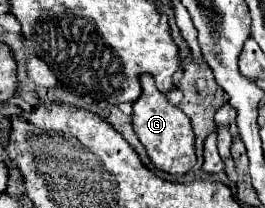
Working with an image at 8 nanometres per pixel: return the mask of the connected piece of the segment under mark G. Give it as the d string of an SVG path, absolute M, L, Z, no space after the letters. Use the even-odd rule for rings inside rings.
M144 74L140 78L142 84L142 96L134 102L134 132L140 138L140 142L144 144L150 160L156 164L158 170L164 170L168 174L186 174L194 162L194 130L190 124L190 118L178 108L172 106L166 96L156 88L154 78Z

